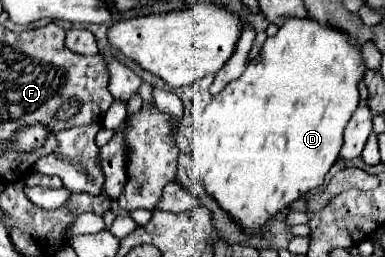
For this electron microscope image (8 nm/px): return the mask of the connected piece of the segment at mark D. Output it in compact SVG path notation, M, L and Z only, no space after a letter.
M312 18L284 22L274 36L266 38L244 74L212 96L212 102L202 114L204 130L196 144L198 154L192 156L192 170L226 212L246 230L258 230L272 214L322 186L326 172L340 154L344 128L360 104L358 84L364 72L362 48L352 44L352 36L346 36L340 28L318 24Z

